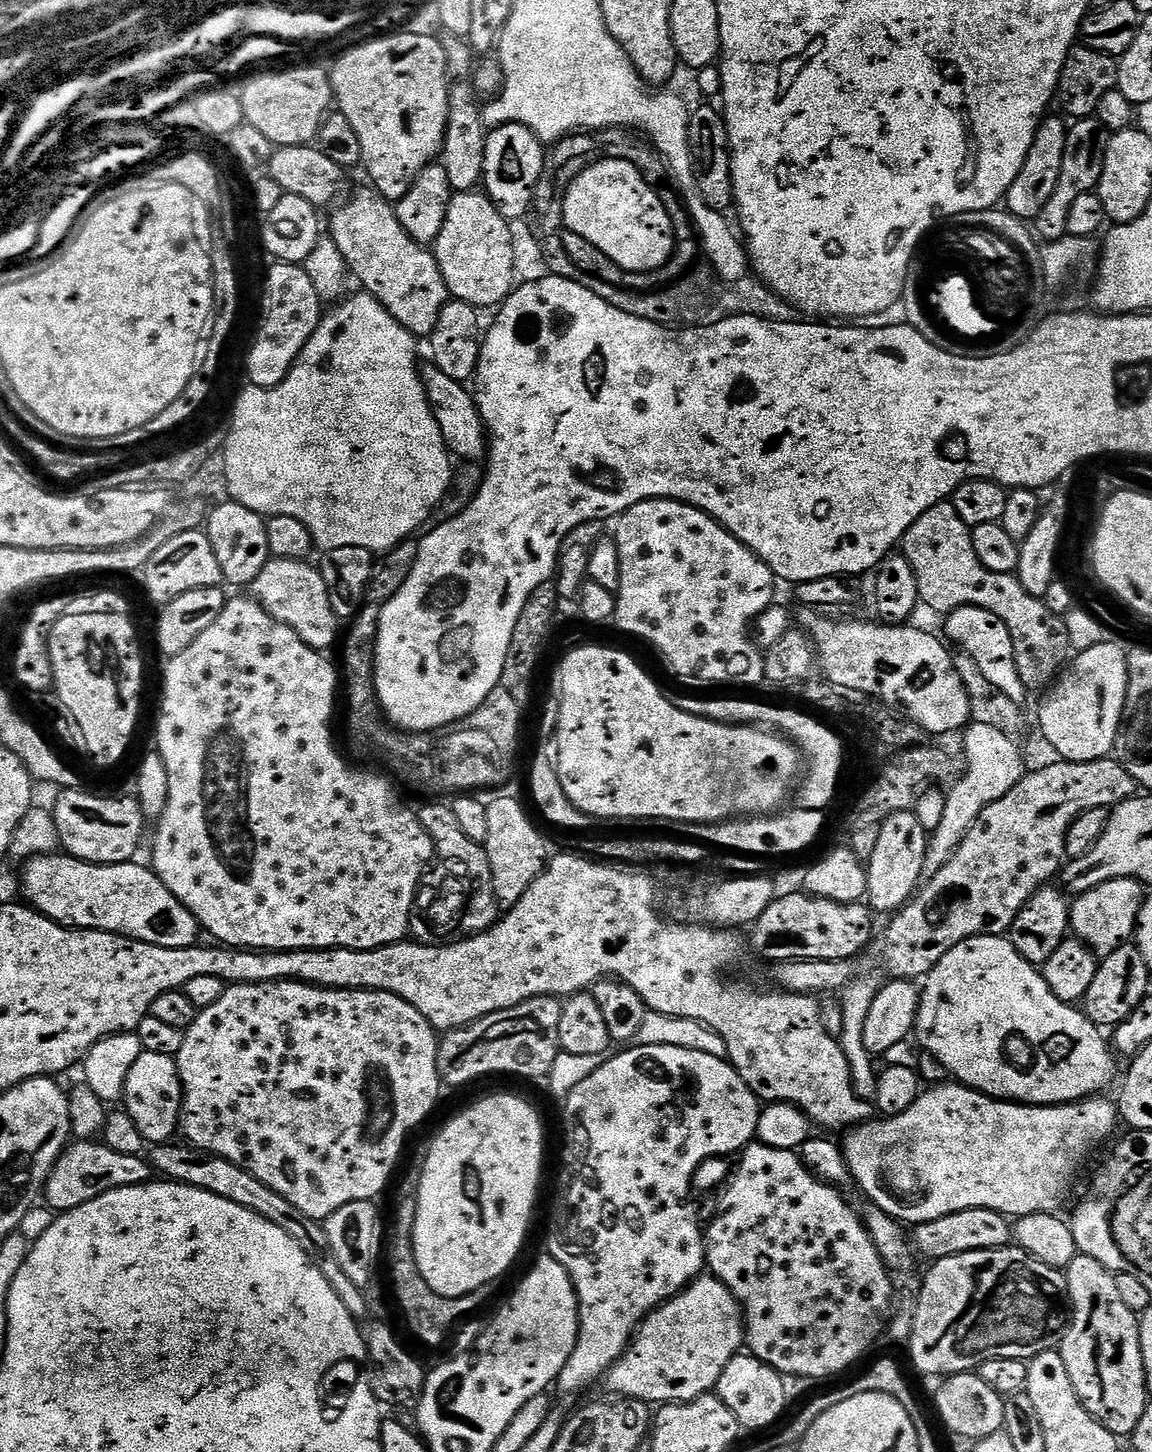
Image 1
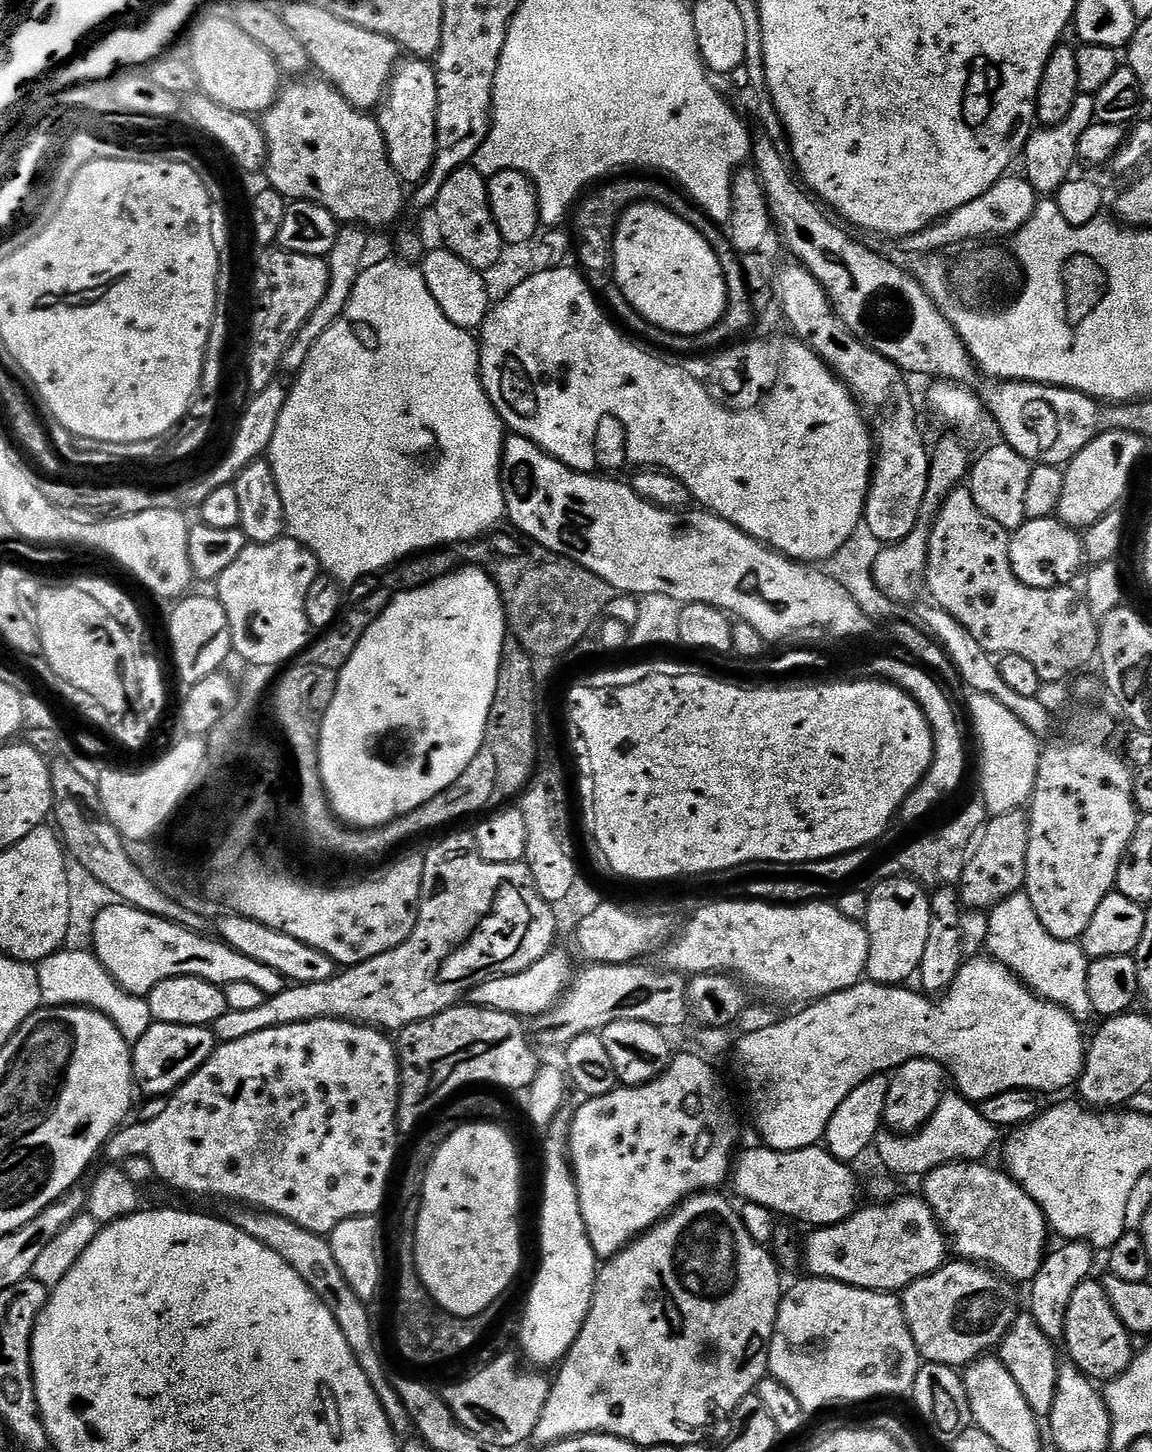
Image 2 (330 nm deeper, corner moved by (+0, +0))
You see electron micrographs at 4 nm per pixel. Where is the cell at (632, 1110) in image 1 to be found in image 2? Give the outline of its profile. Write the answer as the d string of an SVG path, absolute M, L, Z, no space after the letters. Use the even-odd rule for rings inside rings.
M688 1052L682 1053L681 1056L673 1055L667 1070L657 1080L652 1080L649 1084L618 1086L610 1094L587 1097L583 1101L585 1104L580 1109L577 1107L573 1111L572 1125L568 1135L568 1158L572 1165L572 1177L576 1179L578 1206L582 1210L582 1222L586 1226L590 1246L594 1246L594 1254L601 1261L611 1260L623 1248L628 1247L632 1241L655 1228L661 1220L679 1208L687 1198L699 1193L707 1193L709 1190L719 1189L719 1184L727 1185L729 1183L730 1173L734 1167L734 1157L738 1152L736 1139L739 1138L740 1132L736 1129L736 1116L732 1113L731 1106L728 1105L728 1096L724 1093L724 1088L720 1085L715 1070L703 1060L703 1058L705 1059L703 1055L700 1056L691 1056Z

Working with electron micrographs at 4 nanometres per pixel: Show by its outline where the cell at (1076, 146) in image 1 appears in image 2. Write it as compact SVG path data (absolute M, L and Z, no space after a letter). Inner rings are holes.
M1081 94L1076 97L1074 107L1070 114L1066 114L1063 122L1045 128L1037 127L1024 144L1022 175L1030 182L1030 186L1041 197L1051 197L1073 175L1072 167L1078 164L1078 142L1082 142L1082 134L1090 130L1092 124L1097 123L1096 111L1094 110L1095 95Z

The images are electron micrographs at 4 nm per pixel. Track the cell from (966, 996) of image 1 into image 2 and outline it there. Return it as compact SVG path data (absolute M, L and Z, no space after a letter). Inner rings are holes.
M983 958L984 960L965 959L960 965L958 974L947 992L939 997L937 1004L931 1004L927 995L919 991L911 992L908 986L889 986L887 984L874 984L871 982L861 982L855 984L853 988L842 990L838 994L828 996L825 1000L818 1000L801 1007L797 1016L788 1016L785 1020L780 1020L777 1024L768 1024L765 1028L760 1028L757 1032L748 1032L740 1041L735 1041L736 1064L740 1067L740 1076L744 1079L744 1092L748 1095L748 1108L752 1111L752 1120L756 1123L756 1128L760 1131L760 1136L767 1147L773 1148L776 1152L789 1152L790 1150L802 1150L819 1145L824 1139L830 1118L834 1118L834 1110L846 1102L850 1090L858 1086L869 1083L872 1076L880 1076L891 1073L893 1070L901 1068L906 1062L911 1060L933 1060L944 1068L945 1073L956 1083L955 1091L971 1102L981 1102L986 1099L1002 1095L1012 1089L1025 1089L1033 1094L1044 1092L1047 1088L1068 1088L1077 1083L1080 1079L1080 1071L1084 1069L1084 1058L1086 1055L1086 1036L1080 1033L1081 1025L1066 1009L1044 1000L1031 989L1025 987L1023 981L1019 979L1007 966L1002 965L997 960Z

